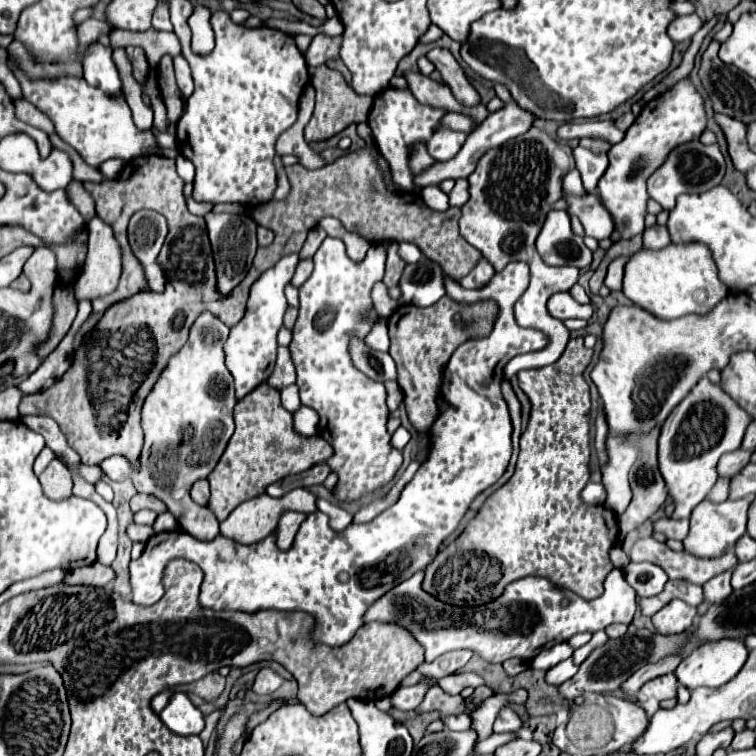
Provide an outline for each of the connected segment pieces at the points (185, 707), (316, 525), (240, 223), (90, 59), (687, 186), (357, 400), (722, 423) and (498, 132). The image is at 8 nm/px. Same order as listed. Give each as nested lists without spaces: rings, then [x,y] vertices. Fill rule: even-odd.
[[[172,693],[168,705],[158,717],[176,735],[198,735],[204,729],[204,717],[200,709],[192,705],[186,693]]]
[[[524,261],[508,263],[481,289],[464,289],[456,279],[444,275],[446,295],[464,304],[494,300],[500,307],[500,315],[488,337],[462,343],[444,367],[440,397],[450,409],[440,411],[432,423],[428,431],[428,459],[390,509],[370,523],[350,523],[338,533],[330,529],[324,513],[310,513],[288,551],[280,551],[274,545],[274,535],[252,545],[242,545],[224,535],[216,535],[212,541],[198,541],[184,531],[156,533],[148,539],[140,558],[130,561],[132,601],[136,605],[154,605],[164,595],[160,579],[166,561],[188,553],[188,561],[194,561],[204,573],[200,585],[202,607],[248,613],[256,609],[300,609],[314,617],[312,641],[324,645],[348,643],[352,633],[362,625],[364,609],[392,589],[392,585],[406,581],[432,563],[442,541],[458,527],[472,499],[494,485],[508,467],[512,423],[500,391],[502,369],[512,357],[538,351],[548,343],[544,333],[524,329],[514,319],[514,301],[524,293],[528,279],[530,269]]]
[[[216,204],[213,211],[216,213],[206,213],[206,227],[208,227],[208,237],[214,253],[214,265],[216,265],[216,291],[220,295],[228,295],[246,275],[250,269],[252,257],[256,255],[258,243],[256,243],[256,223],[246,217],[246,215],[232,215],[232,213],[248,213],[246,207],[234,204]],[[220,211],[220,213],[218,213]]]
[[[98,41],[88,47],[88,53],[82,61],[84,79],[90,85],[104,89],[106,93],[122,93],[122,83],[118,77],[118,69],[112,61],[112,49],[100,45]]]
[[[688,141],[672,149],[666,161],[650,175],[648,179],[648,195],[662,205],[662,209],[670,211],[676,205],[676,197],[682,193],[700,193],[720,185],[724,177],[726,165],[718,145],[704,145],[700,141]]]
[[[324,239],[314,255],[312,275],[298,289],[298,319],[288,345],[296,367],[300,401],[318,411],[318,435],[334,447],[334,455],[326,459],[328,467],[338,475],[334,497],[348,503],[390,483],[402,465],[402,451],[392,447],[392,435],[386,431],[386,389],[360,373],[348,355],[352,333],[362,337],[368,333],[368,323],[358,321],[358,317],[372,305],[370,289],[382,279],[384,263],[386,249],[382,245],[372,245],[366,259],[354,263],[346,255],[342,239]]]
[[[702,377],[698,385],[676,405],[676,409],[672,409],[658,439],[660,473],[666,481],[666,491],[674,501],[672,519],[690,517],[692,509],[706,499],[718,479],[718,459],[740,447],[750,421],[752,419],[748,413],[744,413],[718,385],[710,383],[706,377]]]
[[[512,101],[512,103],[506,103],[506,105],[504,105],[502,109],[498,109],[496,113],[490,113],[490,115],[486,117],[486,121],[466,137],[466,143],[462,145],[460,153],[458,153],[454,159],[444,161],[444,163],[432,163],[432,165],[430,165],[428,169],[424,169],[420,175],[414,175],[414,179],[412,179],[414,185],[426,187],[426,185],[438,185],[440,181],[450,179],[450,177],[452,177],[452,179],[468,177],[468,175],[472,173],[472,169],[476,169],[476,161],[478,161],[478,157],[482,157],[484,151],[488,151],[490,147],[502,145],[502,143],[506,143],[508,139],[514,139],[514,137],[526,133],[526,131],[532,127],[534,121],[536,121],[536,115],[532,115],[530,111],[520,109],[514,101]]]

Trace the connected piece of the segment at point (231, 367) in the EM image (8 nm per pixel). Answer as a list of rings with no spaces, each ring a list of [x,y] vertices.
[[[288,253],[274,267],[264,271],[250,287],[250,297],[248,297],[248,307],[244,317],[230,329],[228,341],[224,343],[224,353],[226,353],[226,367],[234,377],[236,399],[242,399],[256,385],[266,381],[274,369],[276,349],[278,349],[276,333],[282,327],[284,311],[288,307],[288,301],[284,297],[284,287],[286,283],[290,283],[298,261],[300,261],[298,253]]]

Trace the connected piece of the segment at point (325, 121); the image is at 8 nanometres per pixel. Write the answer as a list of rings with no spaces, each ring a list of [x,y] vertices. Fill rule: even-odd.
[[[320,65],[320,67],[314,67],[310,69],[310,83],[314,85],[316,89],[316,109],[312,113],[312,119],[304,127],[304,139],[308,143],[312,141],[326,141],[334,135],[338,135],[342,129],[346,129],[348,125],[352,123],[362,123],[362,121],[368,121],[368,113],[372,109],[373,98],[364,97],[364,95],[358,95],[346,81],[344,77],[326,67],[326,65]]]

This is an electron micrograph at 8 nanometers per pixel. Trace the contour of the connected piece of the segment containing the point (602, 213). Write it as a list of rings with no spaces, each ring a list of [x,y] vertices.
[[[562,193],[562,199],[566,201],[568,215],[576,215],[584,227],[584,233],[594,239],[608,239],[614,231],[614,223],[610,213],[600,203],[598,195],[584,193],[580,197]]]

